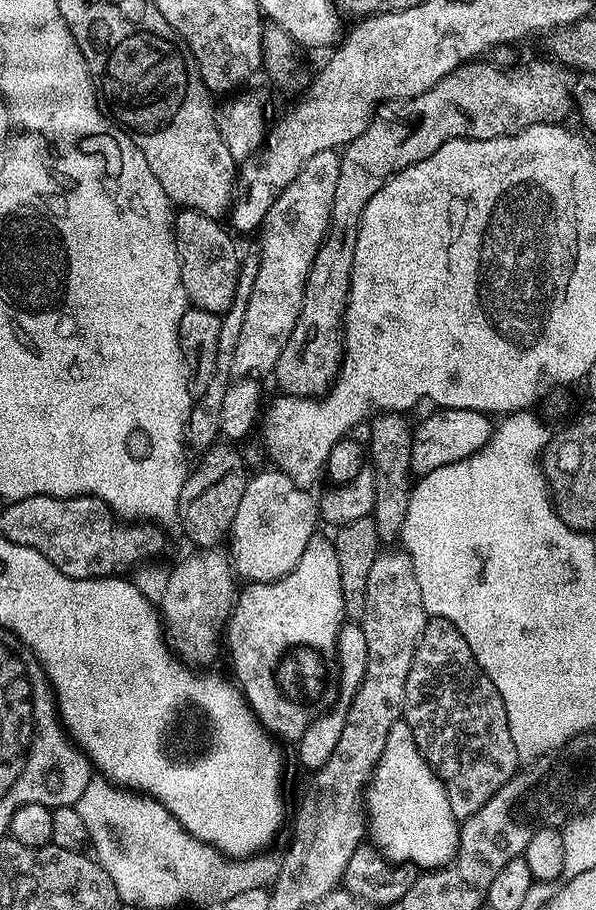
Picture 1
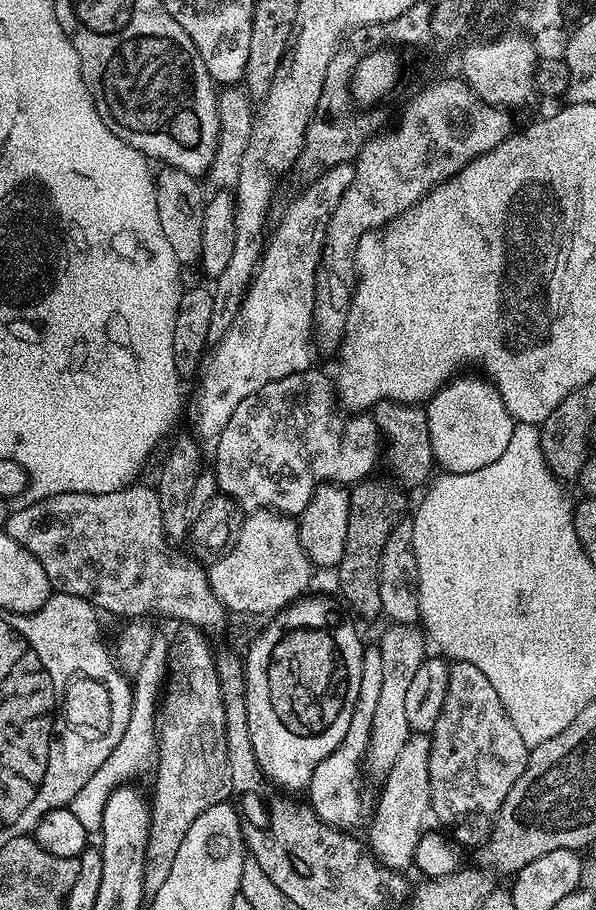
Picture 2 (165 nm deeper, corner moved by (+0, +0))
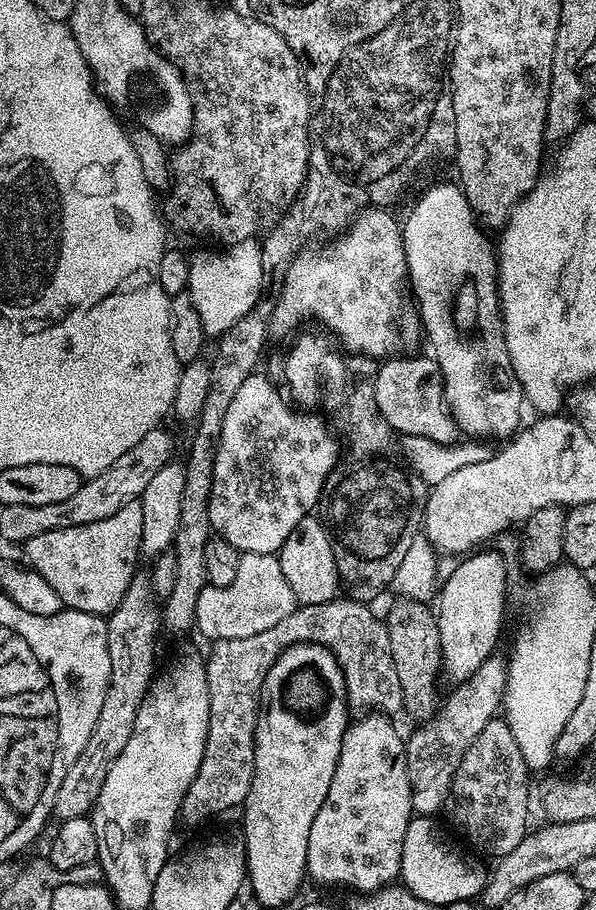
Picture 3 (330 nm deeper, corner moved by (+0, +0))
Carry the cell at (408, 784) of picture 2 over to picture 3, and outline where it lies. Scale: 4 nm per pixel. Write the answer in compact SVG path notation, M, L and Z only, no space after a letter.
M494 654L470 678L459 681L456 688L439 705L439 709L431 719L419 723L418 727L410 736L405 739L407 778L411 784L411 800L413 811L417 815L437 815L443 809L445 801L448 799L449 786L452 784L453 776L465 756L466 750L476 740L478 734L482 732L484 726L491 720L497 719L504 703L504 687L508 677L507 659L500 654Z

